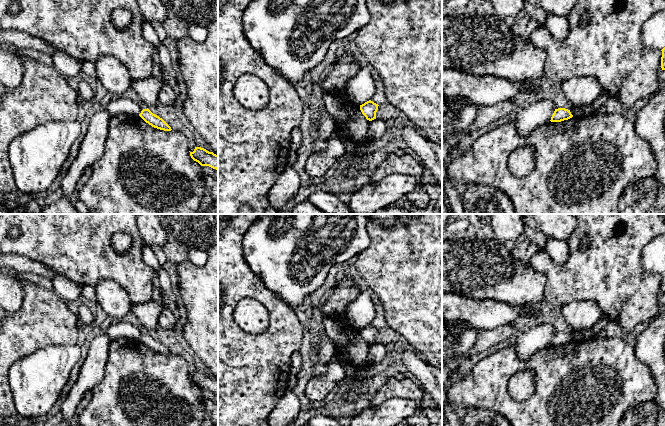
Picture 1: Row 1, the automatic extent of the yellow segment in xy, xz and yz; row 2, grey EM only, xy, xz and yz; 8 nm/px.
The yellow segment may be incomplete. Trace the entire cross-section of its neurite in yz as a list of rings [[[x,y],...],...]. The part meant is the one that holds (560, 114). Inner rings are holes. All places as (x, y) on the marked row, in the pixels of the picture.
[[[558,108],[558,109],[555,109],[550,121],[561,122],[564,120],[568,120],[572,117],[573,115],[571,114],[570,110],[565,109],[565,108]]]

